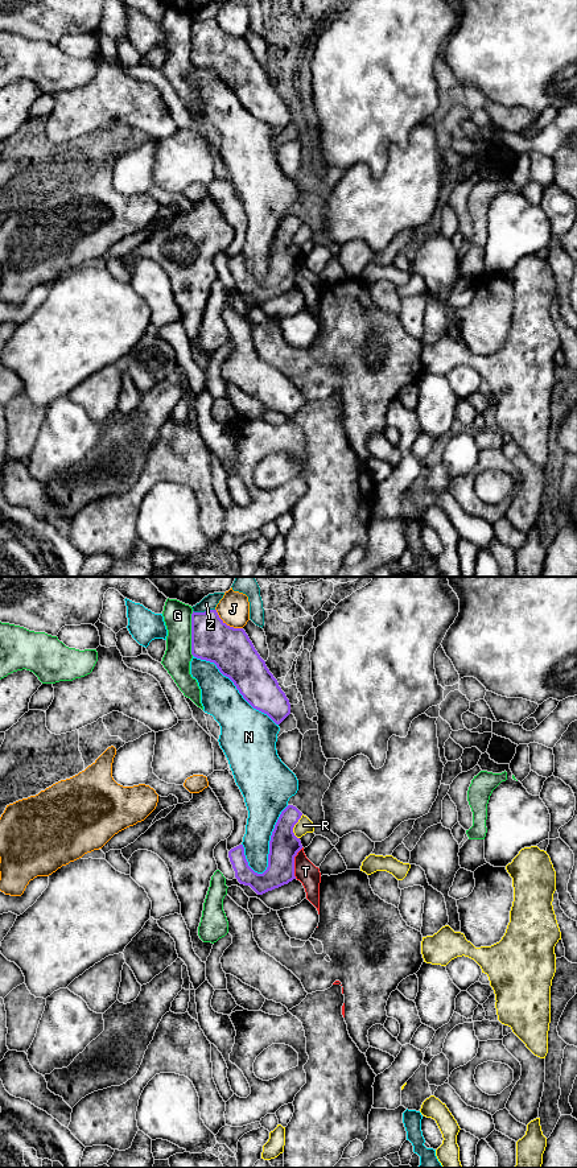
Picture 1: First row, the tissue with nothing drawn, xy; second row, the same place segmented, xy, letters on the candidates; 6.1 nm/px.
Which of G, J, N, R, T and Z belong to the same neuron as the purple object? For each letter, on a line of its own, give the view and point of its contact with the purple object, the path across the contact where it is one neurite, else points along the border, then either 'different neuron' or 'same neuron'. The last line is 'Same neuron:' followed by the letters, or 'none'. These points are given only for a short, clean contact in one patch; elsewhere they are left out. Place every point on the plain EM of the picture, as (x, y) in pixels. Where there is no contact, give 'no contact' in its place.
G: xy (192, 42) | different neuron
J: xy (226, 33) | different neuron
N: xy (270, 250) | different neuron
R: xy (293, 235) | different neuron
T: xy (293, 272) | along xy (303, 256), (295, 265), (295, 287) | different neuron
Z: xy (205, 20) | different neuron
Same neuron: none

